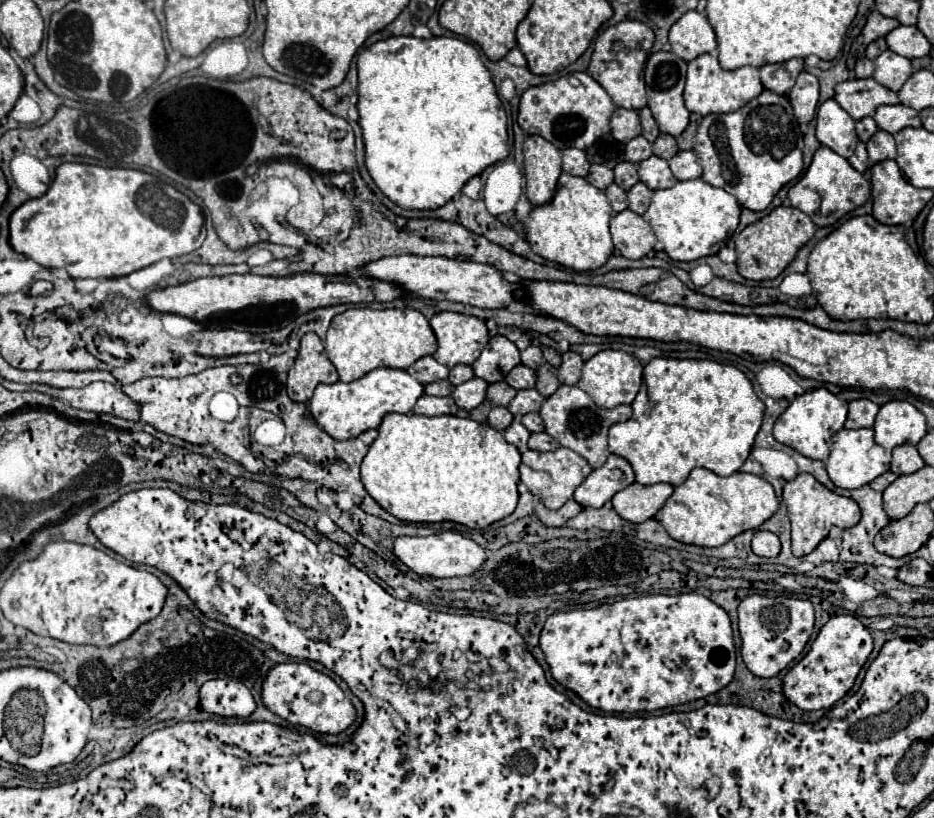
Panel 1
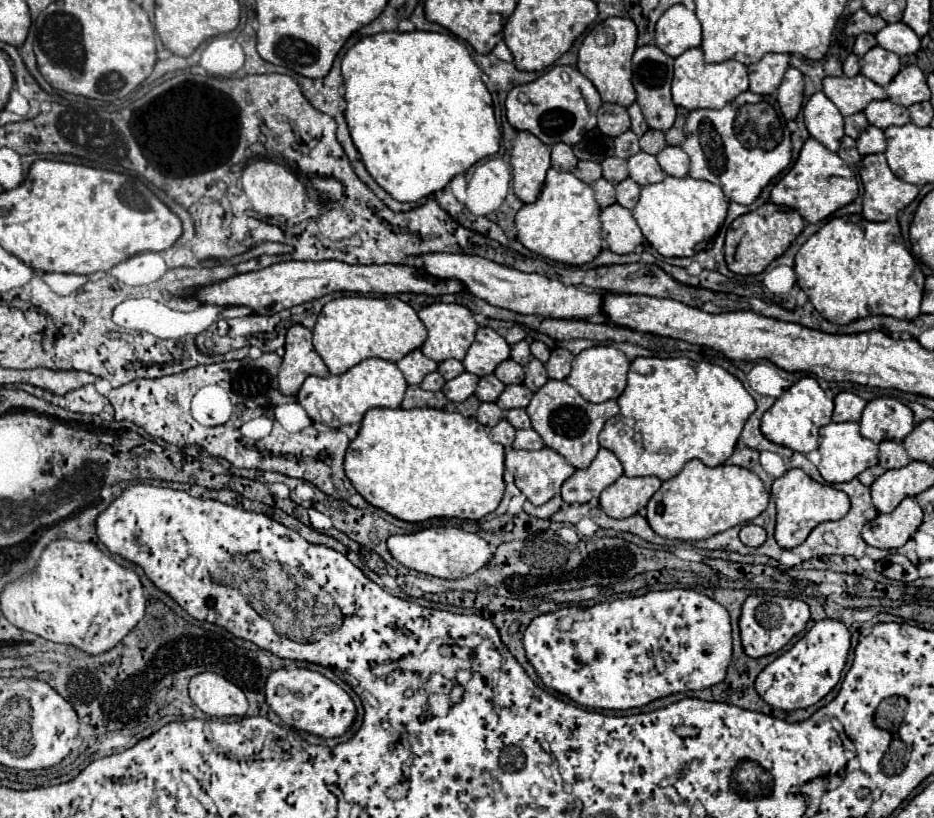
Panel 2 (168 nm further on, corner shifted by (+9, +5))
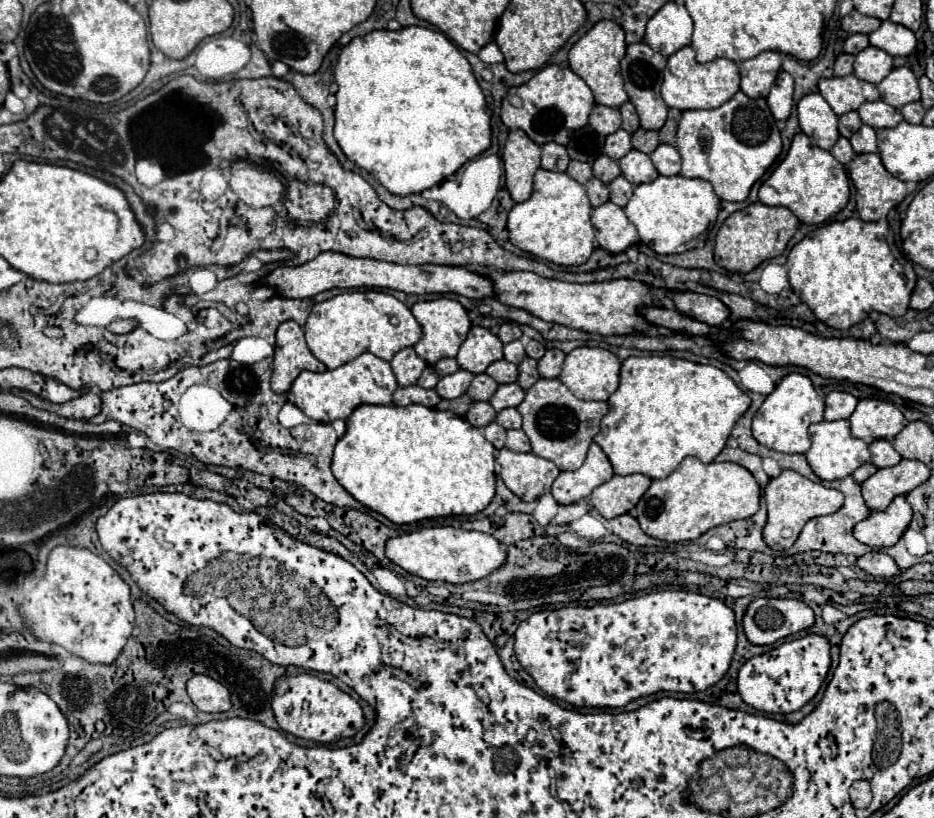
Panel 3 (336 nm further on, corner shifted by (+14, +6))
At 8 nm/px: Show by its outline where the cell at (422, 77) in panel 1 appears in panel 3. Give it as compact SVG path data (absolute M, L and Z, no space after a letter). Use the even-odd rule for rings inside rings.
M409 26L409 28L401 28L397 32L375 30L371 34L353 38L339 54L339 60L337 60L337 66L335 66L335 82L339 86L339 90L335 94L337 96L335 138L341 146L341 150L345 152L345 156L351 162L359 164L363 170L373 174L395 196L409 196L409 194L423 192L427 188L437 186L447 176L455 174L465 162L469 162L471 158L483 154L491 146L491 118L487 114L485 96L483 96L483 92L477 84L477 78L473 76L471 64L467 62L467 58L461 54L461 50L443 32L437 32L437 30L431 30L431 28L421 28L421 26Z

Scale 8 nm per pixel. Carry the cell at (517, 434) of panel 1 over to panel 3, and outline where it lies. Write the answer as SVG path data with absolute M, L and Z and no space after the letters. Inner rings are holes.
M491 422L489 426L485 426L485 428L483 428L483 434L485 434L485 438L487 438L487 440L497 448L497 450L501 450L501 448L505 446L507 430L505 430L505 428L501 428L501 424Z

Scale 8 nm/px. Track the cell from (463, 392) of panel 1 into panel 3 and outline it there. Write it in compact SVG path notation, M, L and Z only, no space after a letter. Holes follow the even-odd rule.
M457 370L455 374L449 374L449 376L443 376L435 390L441 398L447 398L447 400L453 400L453 398L459 398L461 394L467 392L469 384L473 380L473 374L467 372L467 370Z

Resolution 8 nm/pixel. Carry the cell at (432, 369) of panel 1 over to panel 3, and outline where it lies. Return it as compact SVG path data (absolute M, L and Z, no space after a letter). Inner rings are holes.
M413 347L403 348L395 354L395 358L390 361L390 366L395 372L395 377L399 386L409 386L415 384L425 370L425 360L417 356Z

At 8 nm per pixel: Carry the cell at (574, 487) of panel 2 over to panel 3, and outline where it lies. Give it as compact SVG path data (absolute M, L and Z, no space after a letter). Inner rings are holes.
M591 444L583 466L575 472L561 472L553 482L551 492L559 504L573 504L581 498L587 498L597 486L607 482L611 476L613 468L609 458L597 444Z

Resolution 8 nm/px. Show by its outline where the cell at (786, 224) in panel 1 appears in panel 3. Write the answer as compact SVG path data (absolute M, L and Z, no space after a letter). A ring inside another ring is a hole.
M755 202L739 212L733 212L717 232L715 238L715 262L728 273L748 273L755 270L761 262L783 254L787 242L797 230L799 220L783 206L765 206Z

